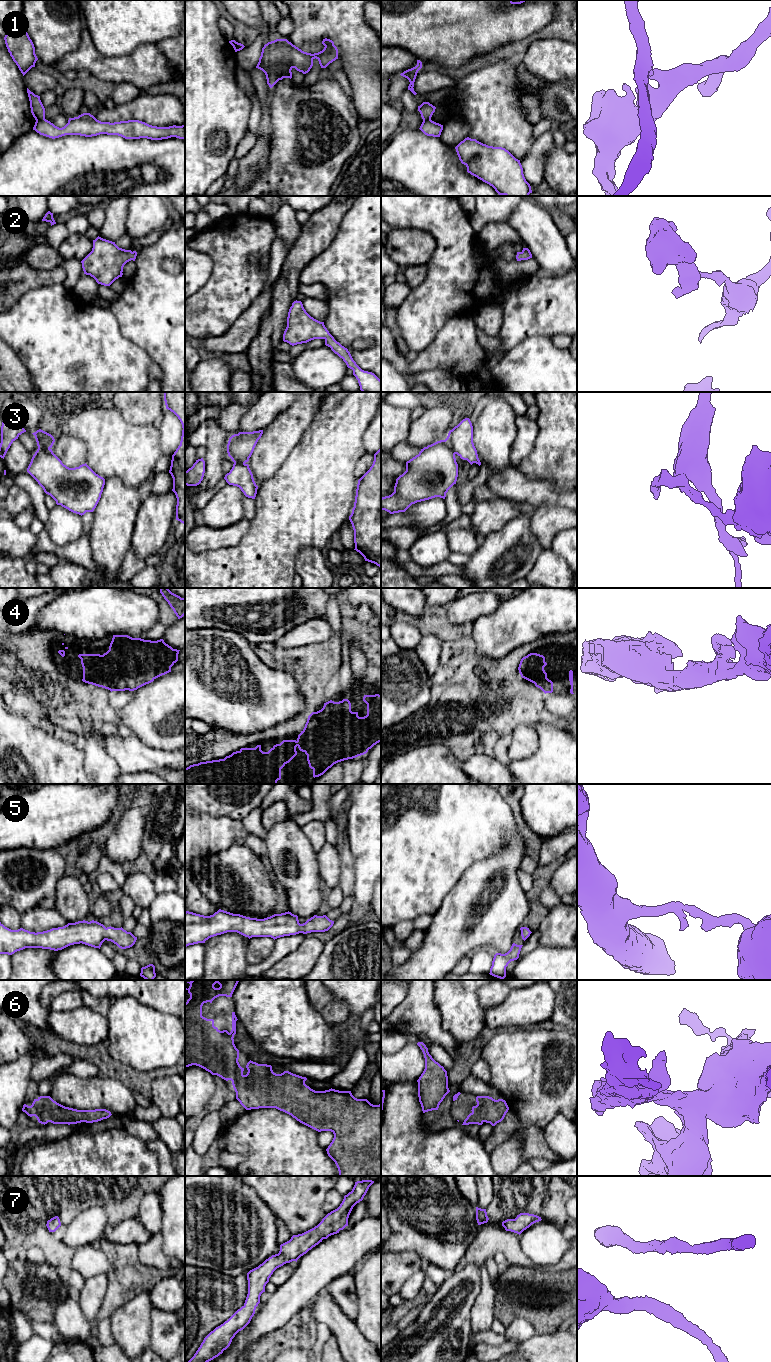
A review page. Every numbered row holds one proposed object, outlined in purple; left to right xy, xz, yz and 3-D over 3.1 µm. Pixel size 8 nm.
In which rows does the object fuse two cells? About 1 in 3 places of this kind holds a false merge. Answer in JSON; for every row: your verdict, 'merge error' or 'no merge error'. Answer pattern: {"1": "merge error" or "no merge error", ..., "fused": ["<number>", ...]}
{"1": "merge error", "2": "no merge error", "3": "merge error", "4": "no merge error", "5": "no merge error", "6": "no merge error", "7": "no merge error", "fused": ["1", "3"]}

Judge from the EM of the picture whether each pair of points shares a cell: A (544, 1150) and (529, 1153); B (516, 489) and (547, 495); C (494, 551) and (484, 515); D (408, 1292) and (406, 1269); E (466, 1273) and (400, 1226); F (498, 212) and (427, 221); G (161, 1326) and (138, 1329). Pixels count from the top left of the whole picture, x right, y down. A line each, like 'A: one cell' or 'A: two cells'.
A: one cell
B: one cell
C: two cells
D: two cells
E: two cells
F: two cells
G: two cells

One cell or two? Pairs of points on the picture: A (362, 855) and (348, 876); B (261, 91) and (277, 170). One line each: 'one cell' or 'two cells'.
A: two cells
B: two cells

